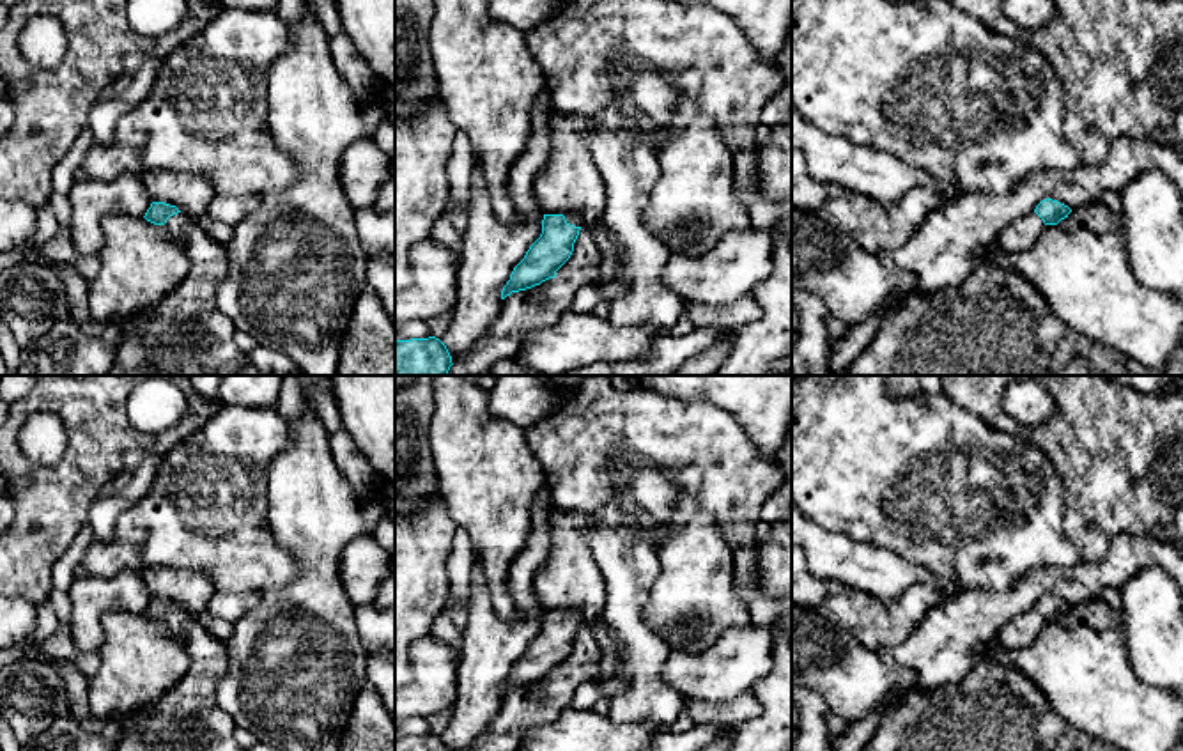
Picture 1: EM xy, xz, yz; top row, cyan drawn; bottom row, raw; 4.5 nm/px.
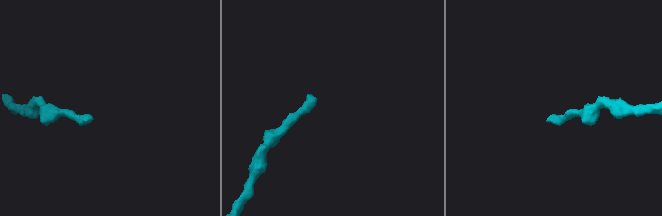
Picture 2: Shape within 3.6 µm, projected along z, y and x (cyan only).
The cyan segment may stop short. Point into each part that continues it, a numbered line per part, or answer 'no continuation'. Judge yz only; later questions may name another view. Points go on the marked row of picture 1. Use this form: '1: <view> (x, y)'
1: yz (1020, 236)

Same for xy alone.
1: xy (177, 224)

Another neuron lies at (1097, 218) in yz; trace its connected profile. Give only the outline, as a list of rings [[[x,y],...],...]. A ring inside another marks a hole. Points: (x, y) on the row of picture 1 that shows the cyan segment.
[[[1100,200],[1091,205],[1071,209],[1057,225],[1070,234],[1086,230],[1096,236],[1114,234],[1126,237],[1123,214],[1110,213]]]

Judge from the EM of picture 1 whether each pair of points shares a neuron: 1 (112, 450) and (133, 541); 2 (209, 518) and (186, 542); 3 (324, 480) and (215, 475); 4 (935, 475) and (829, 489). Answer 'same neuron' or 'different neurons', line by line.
1: different neurons
2: same neuron
3: different neurons
4: same neuron

